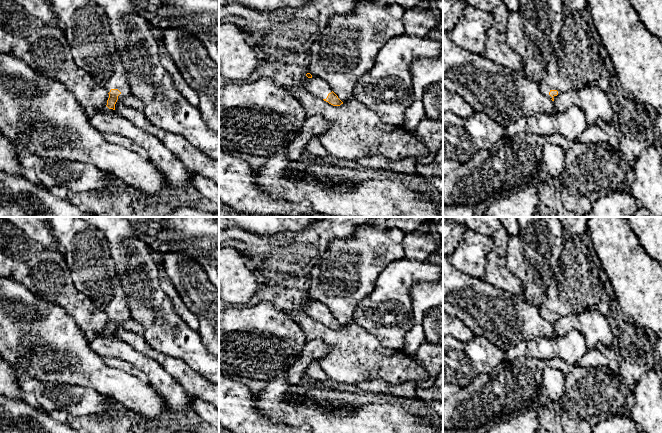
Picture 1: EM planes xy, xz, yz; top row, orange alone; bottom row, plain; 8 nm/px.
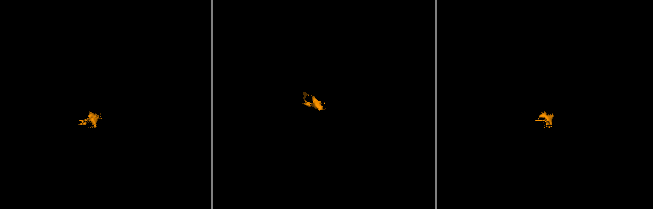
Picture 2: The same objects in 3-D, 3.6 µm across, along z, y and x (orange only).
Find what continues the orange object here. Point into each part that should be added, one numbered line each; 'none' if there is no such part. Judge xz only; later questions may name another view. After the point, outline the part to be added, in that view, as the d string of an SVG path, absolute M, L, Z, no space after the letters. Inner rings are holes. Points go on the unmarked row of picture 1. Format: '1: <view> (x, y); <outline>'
1: xz (318, 310); M308 293L304 295L302 304L309 315L322 323L326 323L328 318L332 316L330 309L325 304L313 300Z

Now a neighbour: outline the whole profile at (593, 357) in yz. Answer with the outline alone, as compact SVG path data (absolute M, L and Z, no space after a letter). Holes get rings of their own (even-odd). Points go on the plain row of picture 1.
M597 348L589 349L577 363L582 367L603 367L608 366L608 360Z

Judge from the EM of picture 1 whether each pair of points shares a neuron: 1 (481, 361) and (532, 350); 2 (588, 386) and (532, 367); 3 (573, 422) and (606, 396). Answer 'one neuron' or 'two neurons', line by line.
1: two neurons
2: one neuron
3: one neuron

